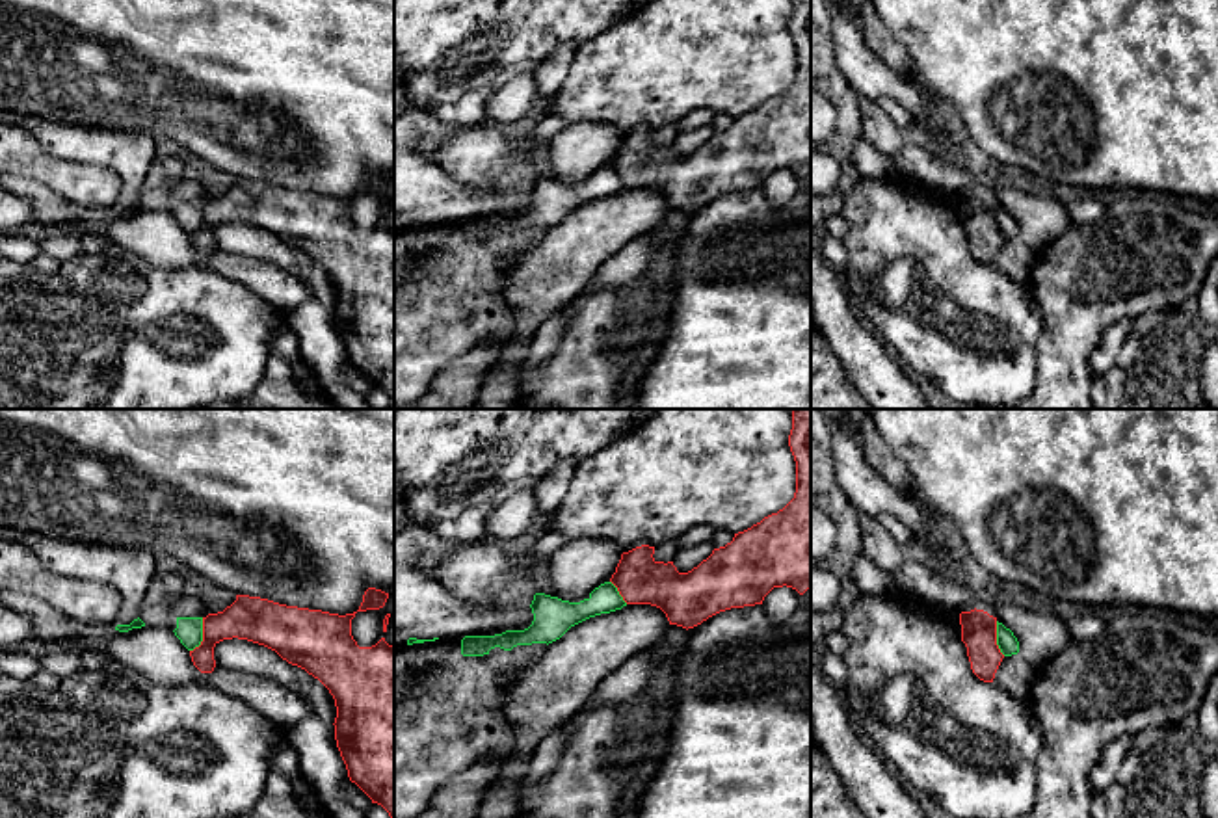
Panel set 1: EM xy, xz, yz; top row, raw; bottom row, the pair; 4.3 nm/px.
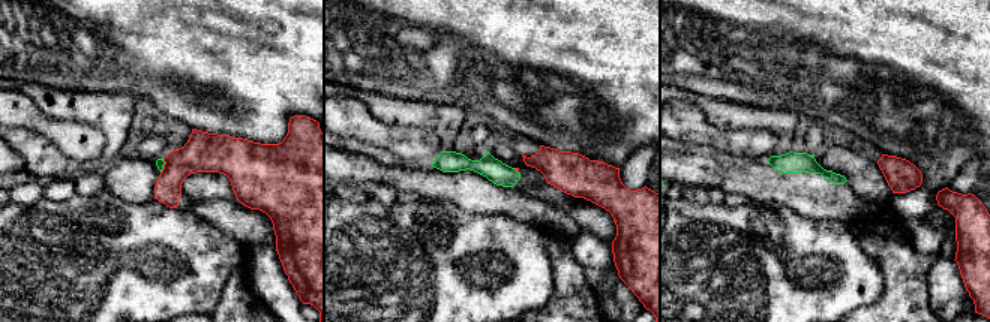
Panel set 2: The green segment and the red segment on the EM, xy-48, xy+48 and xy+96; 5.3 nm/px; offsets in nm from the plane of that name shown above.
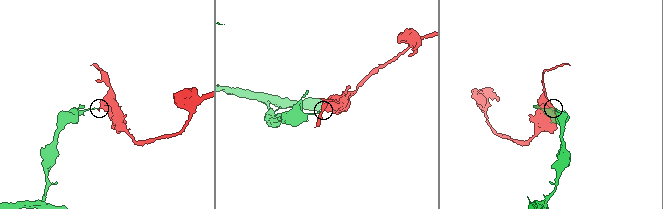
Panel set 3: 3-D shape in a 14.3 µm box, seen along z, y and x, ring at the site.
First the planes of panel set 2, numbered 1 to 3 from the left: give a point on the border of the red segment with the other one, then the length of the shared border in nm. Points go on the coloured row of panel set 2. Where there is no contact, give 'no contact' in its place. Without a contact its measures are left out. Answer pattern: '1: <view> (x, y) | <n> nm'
1: xy-48 (164, 163) | 90 nm
2: xy+48 (516, 171) | 40 nm
3: no contact

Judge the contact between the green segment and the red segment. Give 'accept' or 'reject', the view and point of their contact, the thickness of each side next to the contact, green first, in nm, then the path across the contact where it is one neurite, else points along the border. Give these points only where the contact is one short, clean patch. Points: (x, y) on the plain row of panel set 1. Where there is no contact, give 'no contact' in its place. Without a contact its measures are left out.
reject | xy (201, 220) | 110/190 nm | along xy (203, 201), (203, 224), (190, 235)

